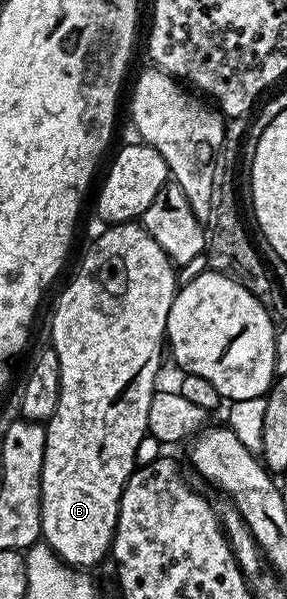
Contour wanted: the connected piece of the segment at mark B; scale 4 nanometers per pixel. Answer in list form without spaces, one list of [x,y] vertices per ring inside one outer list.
[[[113,223],[108,226],[106,233],[97,237],[97,242],[85,253],[73,282],[61,293],[57,306],[53,309],[53,326],[49,333],[53,336],[51,348],[59,359],[59,403],[53,416],[45,425],[45,450],[43,451],[43,471],[41,472],[41,537],[44,544],[49,545],[61,560],[82,571],[92,570],[92,565],[97,565],[101,560],[110,556],[113,547],[113,536],[117,530],[119,519],[119,505],[123,499],[123,489],[127,479],[133,474],[139,464],[141,440],[149,432],[148,411],[151,408],[152,395],[158,388],[157,372],[161,369],[161,352],[166,352],[167,315],[171,311],[171,303],[175,299],[179,288],[179,273],[163,247],[155,241],[152,235],[140,223]]]

